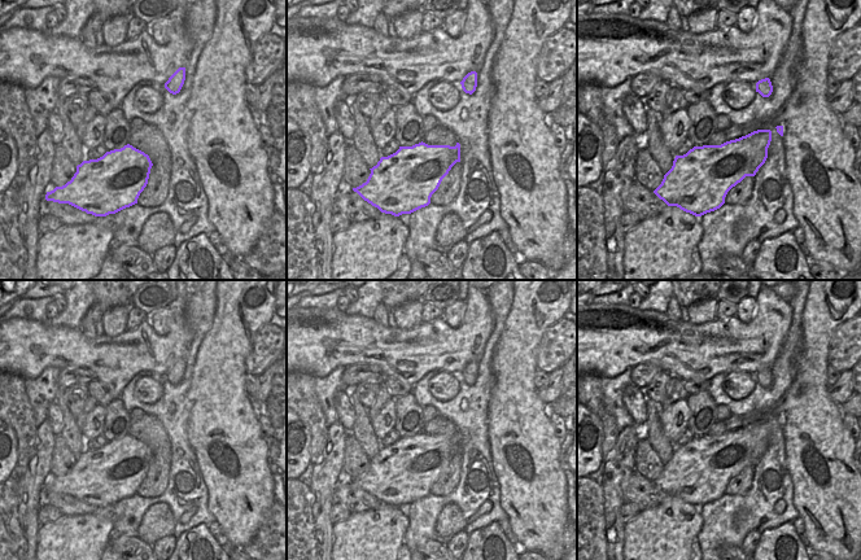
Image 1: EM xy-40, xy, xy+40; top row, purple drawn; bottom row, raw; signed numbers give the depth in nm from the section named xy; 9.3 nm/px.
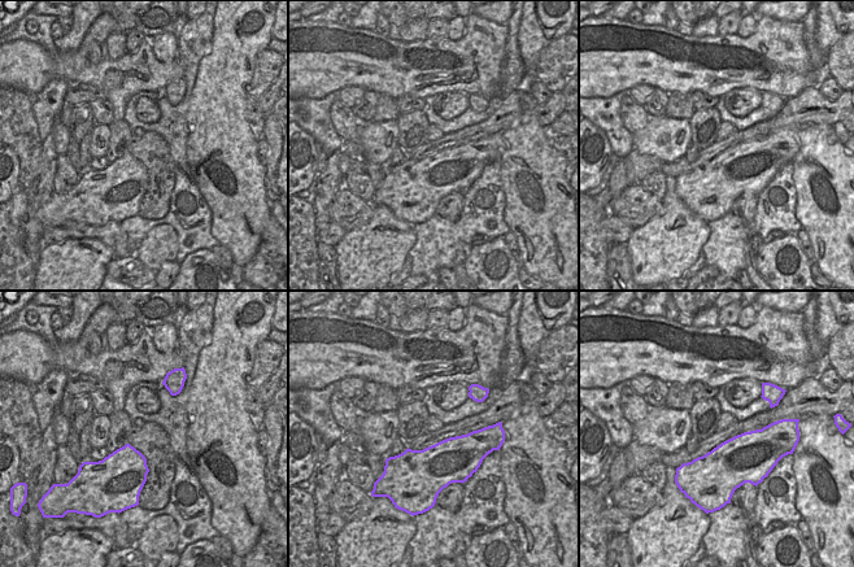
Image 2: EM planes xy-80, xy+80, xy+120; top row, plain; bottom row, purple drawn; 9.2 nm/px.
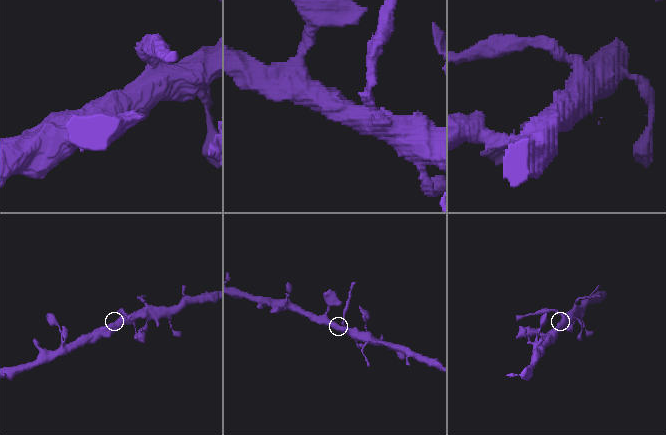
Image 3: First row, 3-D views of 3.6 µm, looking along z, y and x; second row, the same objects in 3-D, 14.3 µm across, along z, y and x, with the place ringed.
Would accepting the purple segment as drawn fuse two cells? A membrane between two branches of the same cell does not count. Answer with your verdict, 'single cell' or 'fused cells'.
fused cells

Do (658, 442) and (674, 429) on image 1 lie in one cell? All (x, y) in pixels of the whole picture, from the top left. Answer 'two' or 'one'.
two

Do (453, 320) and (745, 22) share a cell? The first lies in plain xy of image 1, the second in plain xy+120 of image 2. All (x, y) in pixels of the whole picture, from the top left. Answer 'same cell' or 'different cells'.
same cell

